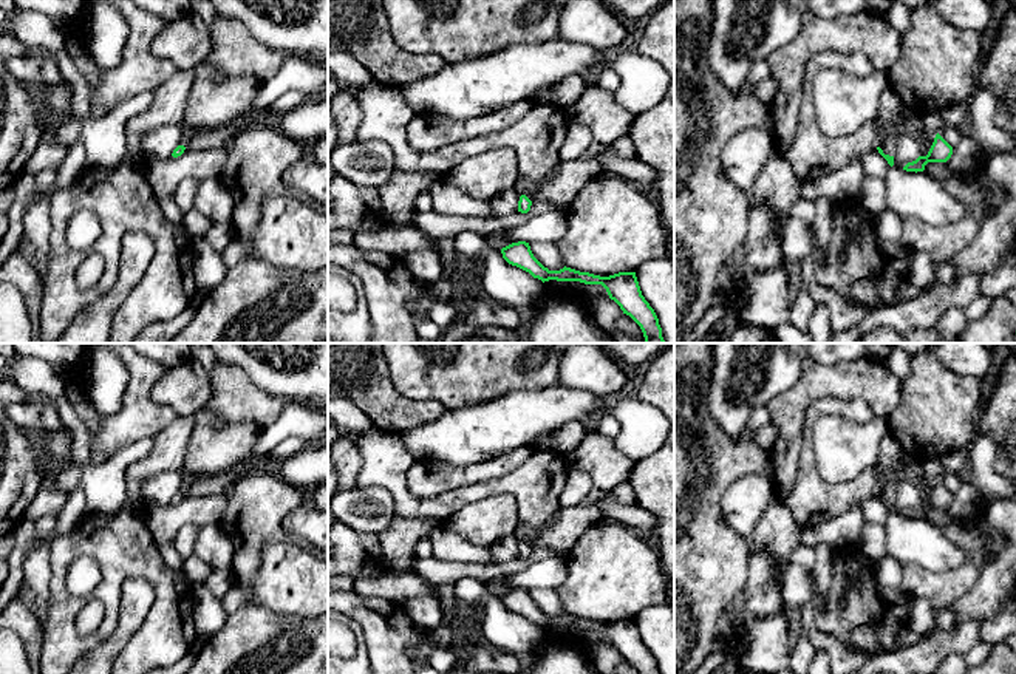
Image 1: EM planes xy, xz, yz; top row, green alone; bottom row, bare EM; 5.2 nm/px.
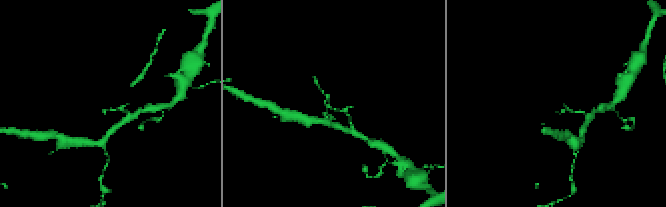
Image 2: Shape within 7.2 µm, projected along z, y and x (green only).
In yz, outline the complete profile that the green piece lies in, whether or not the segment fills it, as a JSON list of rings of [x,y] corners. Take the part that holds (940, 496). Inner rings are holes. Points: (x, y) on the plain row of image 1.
[[[937,479],[928,501],[908,509],[903,516],[915,519],[923,518],[928,509],[946,509],[951,501],[953,493]]]

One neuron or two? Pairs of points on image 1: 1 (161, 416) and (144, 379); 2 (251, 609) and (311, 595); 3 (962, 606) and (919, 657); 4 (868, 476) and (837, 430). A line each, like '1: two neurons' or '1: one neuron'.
1: one neuron
2: two neurons
3: two neurons
4: two neurons

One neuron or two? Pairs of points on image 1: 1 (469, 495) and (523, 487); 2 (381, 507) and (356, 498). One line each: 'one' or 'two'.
1: one
2: one

